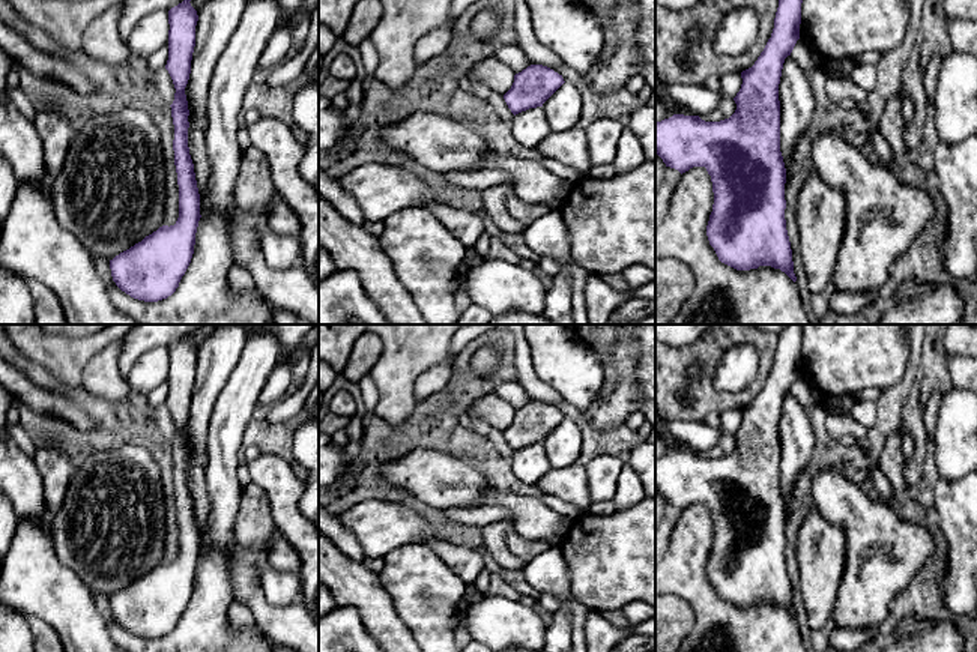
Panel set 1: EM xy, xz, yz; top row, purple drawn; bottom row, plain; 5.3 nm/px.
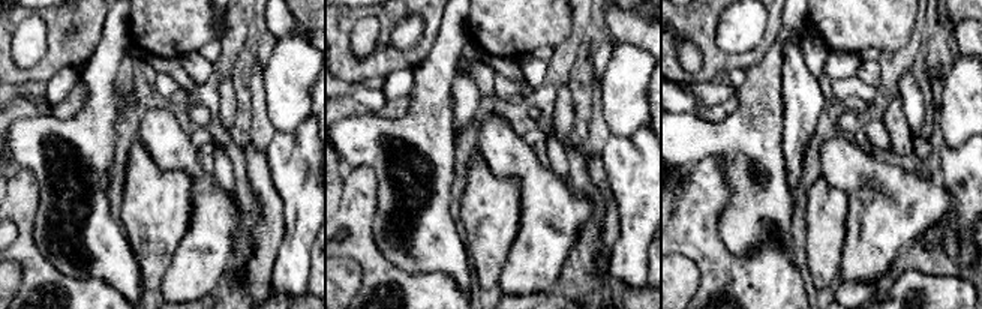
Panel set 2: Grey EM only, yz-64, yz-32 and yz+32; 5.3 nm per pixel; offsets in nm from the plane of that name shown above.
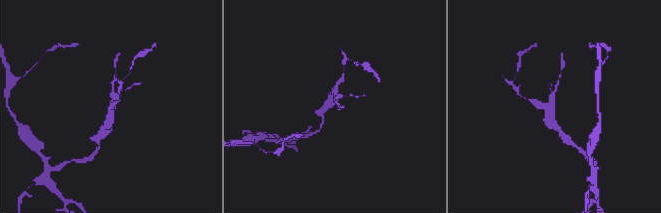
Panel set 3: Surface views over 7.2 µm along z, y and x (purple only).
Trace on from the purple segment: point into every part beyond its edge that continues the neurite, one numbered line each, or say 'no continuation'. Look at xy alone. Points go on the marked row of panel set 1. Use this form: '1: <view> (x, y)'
no continuation

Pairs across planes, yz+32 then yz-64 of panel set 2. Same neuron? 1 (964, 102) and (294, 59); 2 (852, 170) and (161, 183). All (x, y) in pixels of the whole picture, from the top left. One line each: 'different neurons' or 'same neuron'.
1: same neuron
2: different neurons

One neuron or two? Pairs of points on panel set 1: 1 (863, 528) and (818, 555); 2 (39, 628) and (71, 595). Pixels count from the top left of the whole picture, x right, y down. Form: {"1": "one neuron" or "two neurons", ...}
{"1": "two neurons", "2": "two neurons"}

